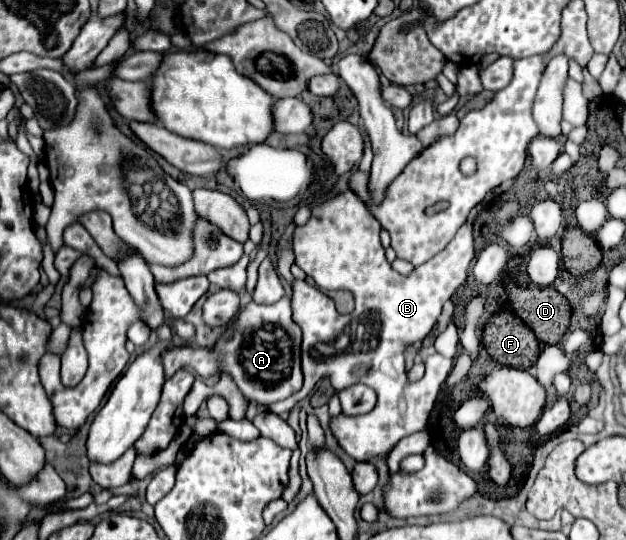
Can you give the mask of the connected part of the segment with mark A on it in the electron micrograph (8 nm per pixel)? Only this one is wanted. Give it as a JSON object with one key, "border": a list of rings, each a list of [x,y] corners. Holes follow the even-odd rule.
{"border":[[[283,297],[273,305],[257,305],[249,303],[239,311],[237,319],[221,333],[209,349],[193,349],[193,347],[175,346],[163,353],[163,365],[167,377],[171,377],[179,367],[191,365],[199,375],[221,375],[227,373],[243,393],[247,401],[259,403],[277,403],[287,399],[303,385],[301,373],[301,327],[291,317],[291,301]],[[283,329],[283,333],[275,333]]]}

